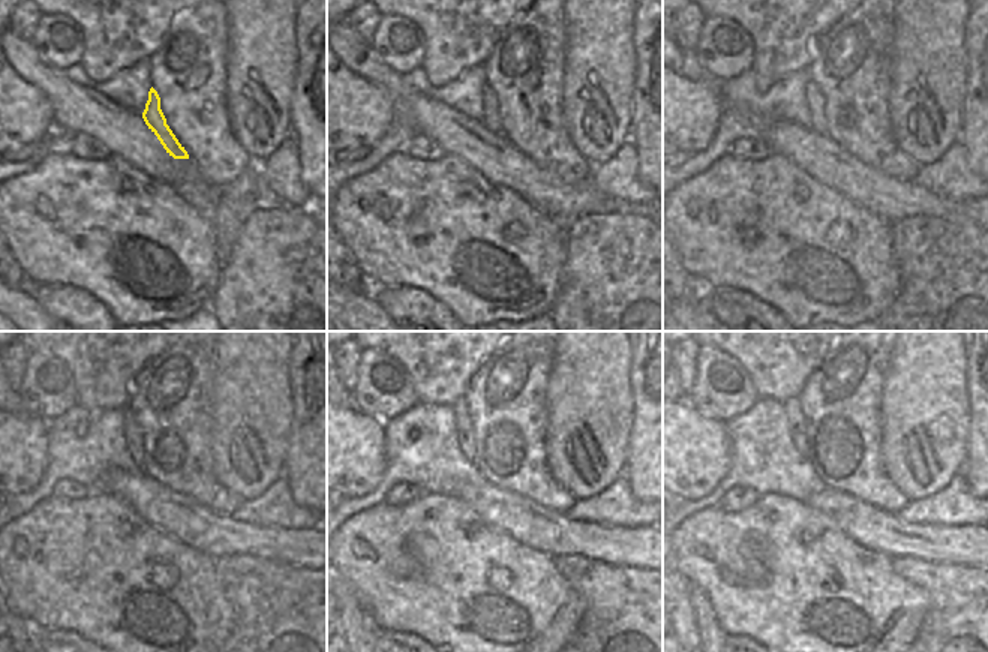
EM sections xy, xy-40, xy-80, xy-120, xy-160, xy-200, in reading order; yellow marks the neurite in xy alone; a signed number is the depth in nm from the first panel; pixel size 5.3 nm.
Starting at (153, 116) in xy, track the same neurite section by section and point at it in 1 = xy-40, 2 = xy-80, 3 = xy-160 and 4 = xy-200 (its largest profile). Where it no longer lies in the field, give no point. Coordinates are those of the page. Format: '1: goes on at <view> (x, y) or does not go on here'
1: goes on at xy-40 (489, 117)
2: goes on at xy-80 (813, 95)
3: goes on at xy-160 (462, 423)
4: goes on at xy-200 (792, 406)

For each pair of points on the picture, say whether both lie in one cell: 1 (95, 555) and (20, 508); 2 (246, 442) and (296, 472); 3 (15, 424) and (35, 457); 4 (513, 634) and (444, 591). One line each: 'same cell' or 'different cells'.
1: different cells
2: different cells
3: same cell
4: same cell

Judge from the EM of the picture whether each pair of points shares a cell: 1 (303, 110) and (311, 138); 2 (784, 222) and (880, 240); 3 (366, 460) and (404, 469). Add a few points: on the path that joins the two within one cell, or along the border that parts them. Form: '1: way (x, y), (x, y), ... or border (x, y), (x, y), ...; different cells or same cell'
1: way (311, 117), (311, 131); same cell
2: way (808, 240), (856, 240); same cell
3: border (386, 429), (386, 468), (381, 480), (365, 493); different cells

